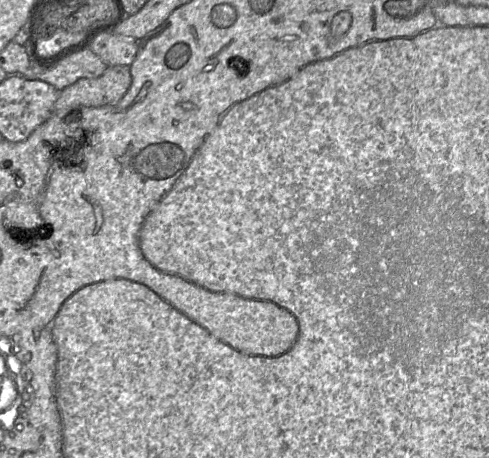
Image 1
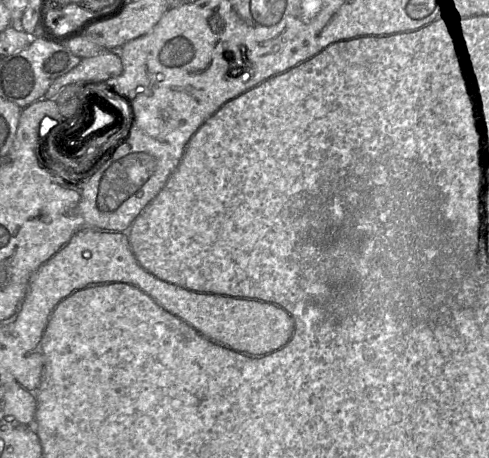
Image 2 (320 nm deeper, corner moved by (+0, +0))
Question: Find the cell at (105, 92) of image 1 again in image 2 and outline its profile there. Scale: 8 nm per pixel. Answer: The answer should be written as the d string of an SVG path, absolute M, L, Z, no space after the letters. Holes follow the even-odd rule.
M102 51L99 54L83 58L79 65L73 68L65 75L57 78L48 88L44 98L54 100L55 97L64 89L66 86L72 84L94 84L94 83L105 83L108 80L118 77L123 72L122 60L119 56L118 51Z

